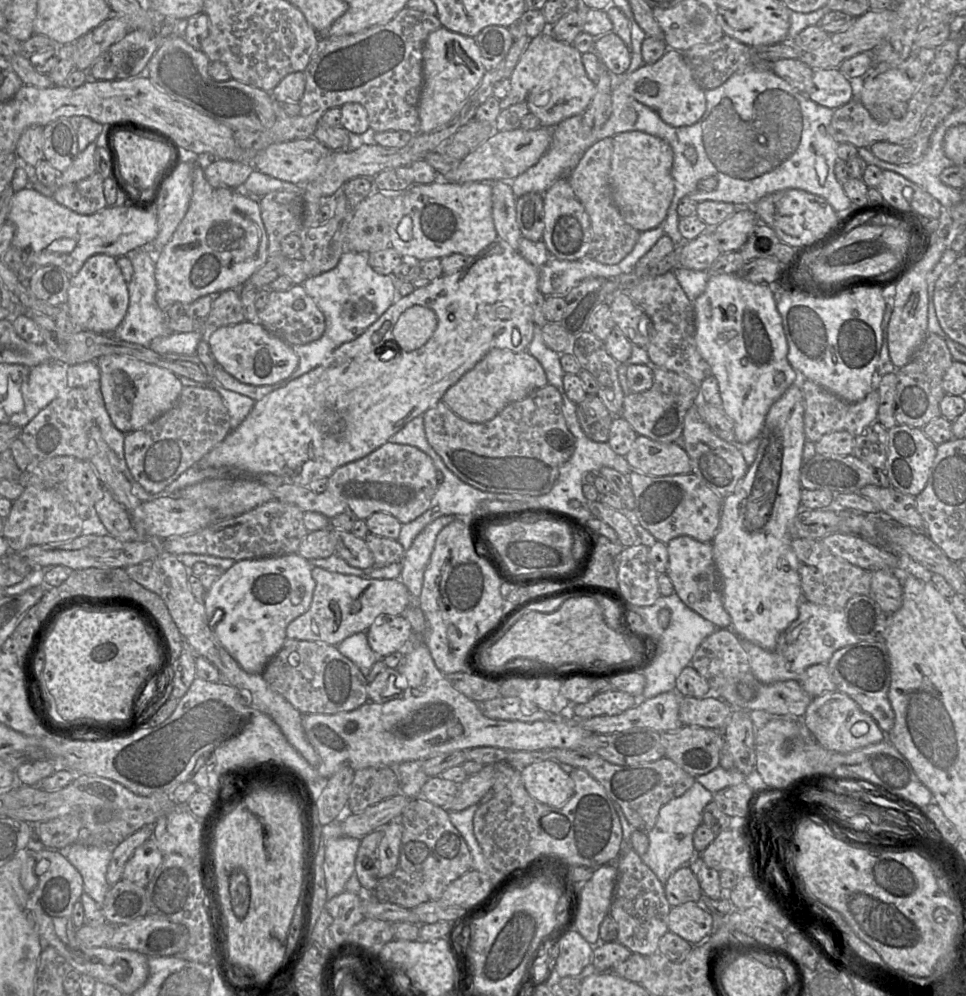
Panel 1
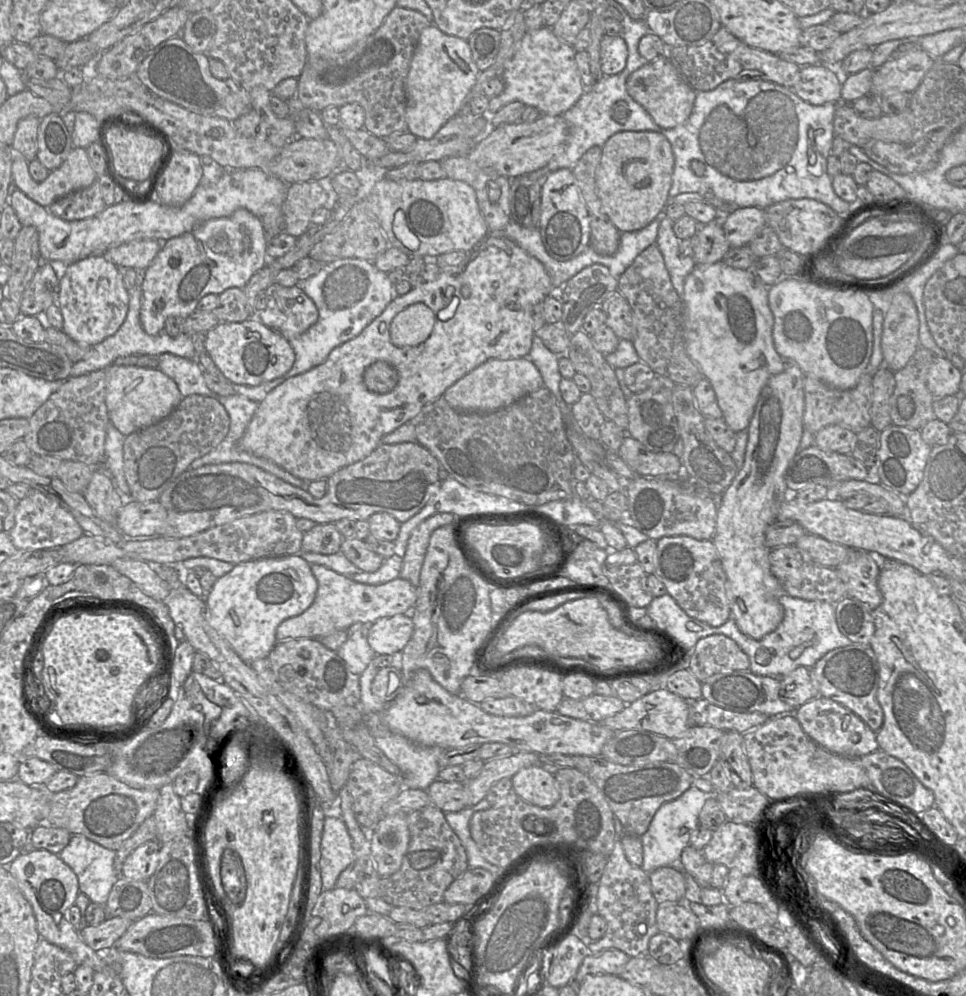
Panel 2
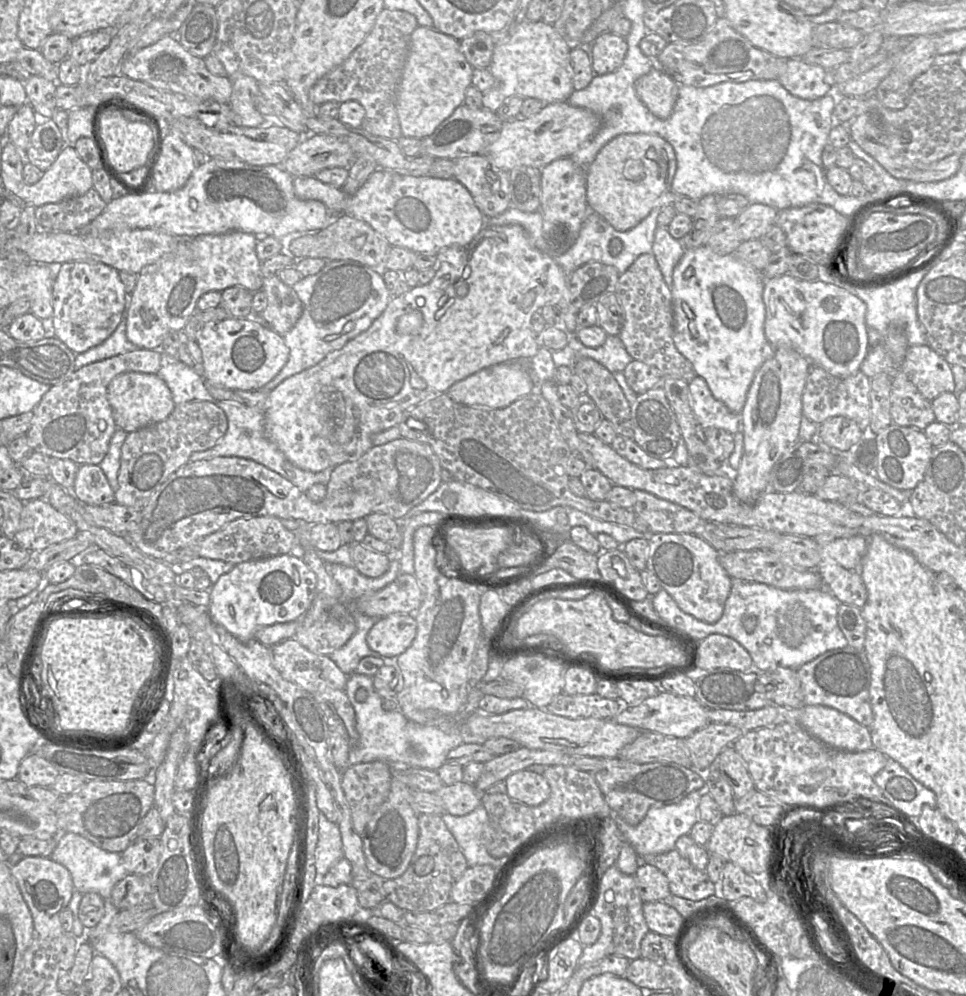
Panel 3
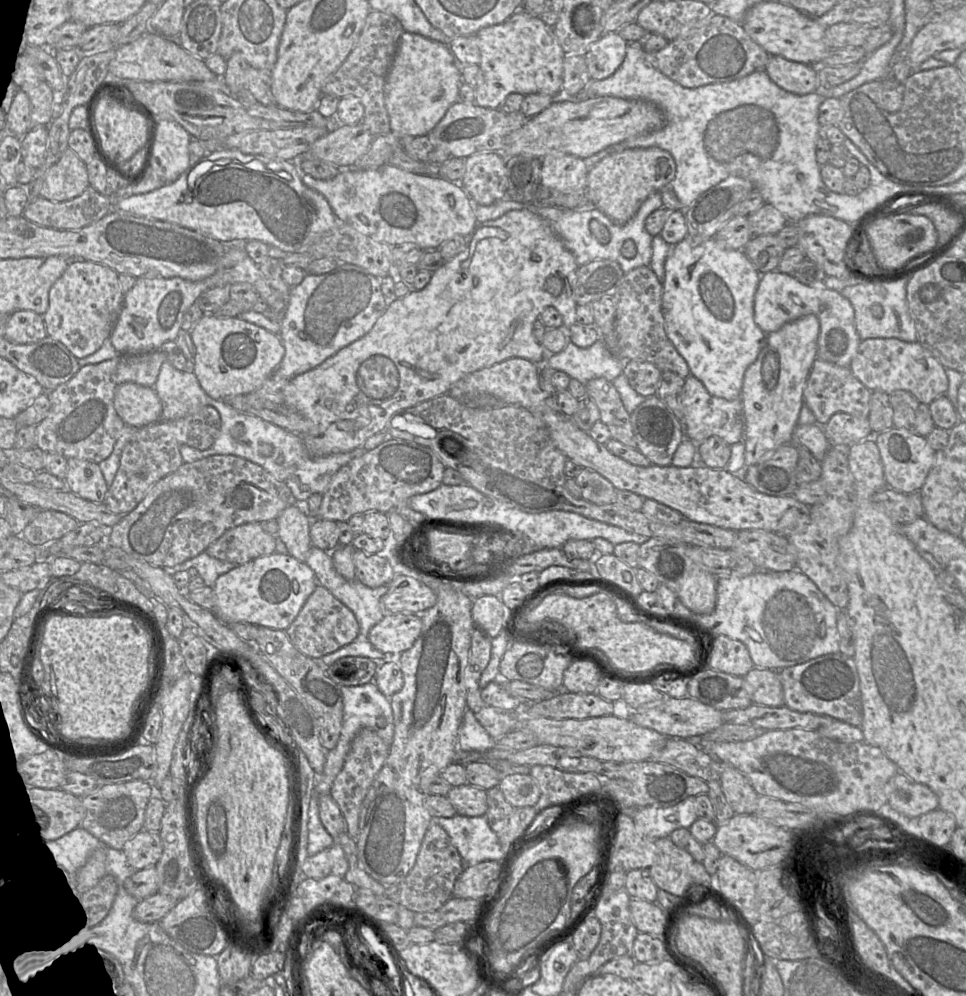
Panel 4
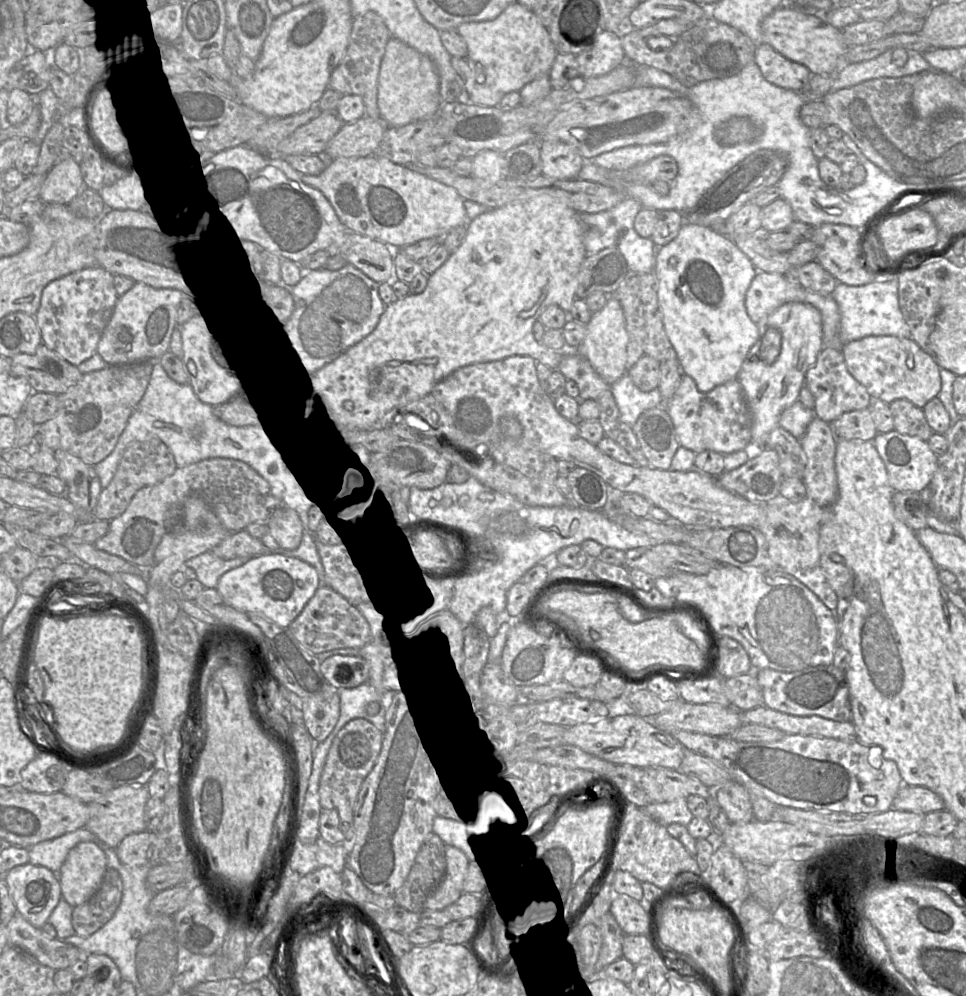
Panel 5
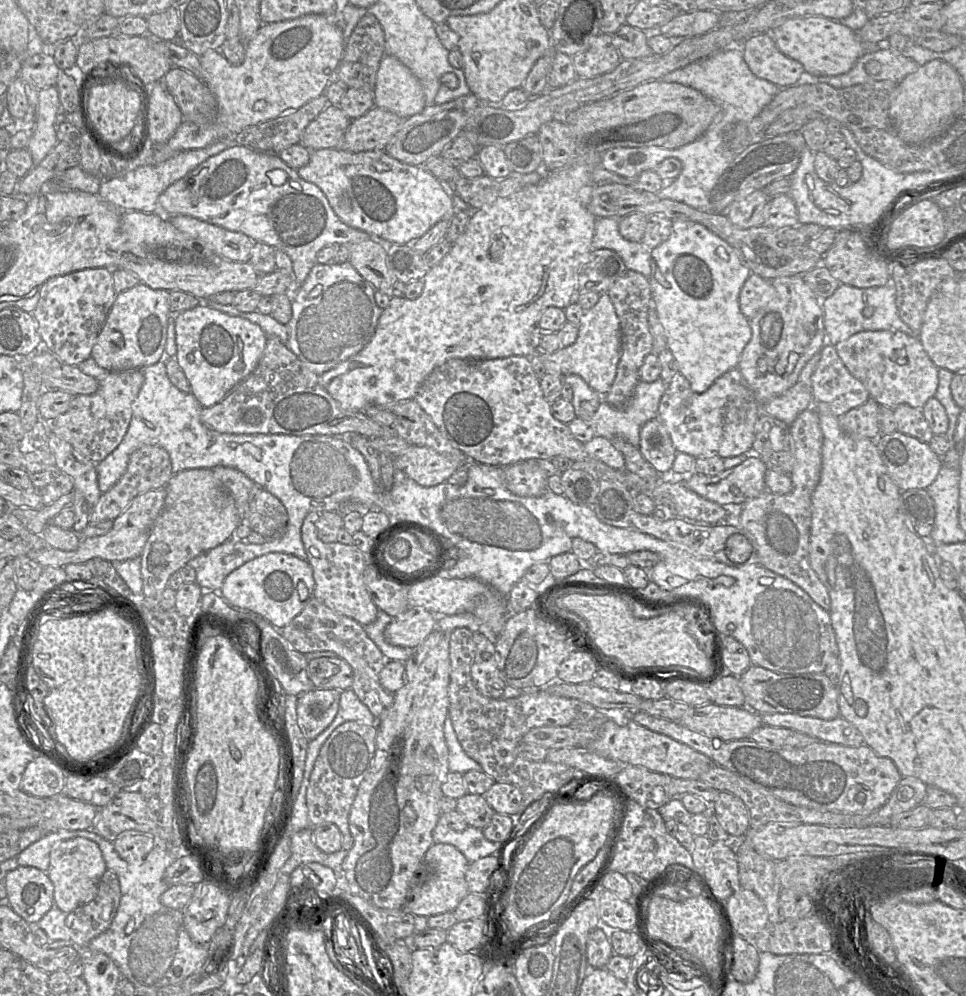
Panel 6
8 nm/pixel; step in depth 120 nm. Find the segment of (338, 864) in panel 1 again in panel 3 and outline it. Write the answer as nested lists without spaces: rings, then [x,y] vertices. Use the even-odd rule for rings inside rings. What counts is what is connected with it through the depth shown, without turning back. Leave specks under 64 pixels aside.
[[[324,814],[319,815],[319,833],[315,850],[316,885],[341,858],[343,847],[339,825],[330,822]]]

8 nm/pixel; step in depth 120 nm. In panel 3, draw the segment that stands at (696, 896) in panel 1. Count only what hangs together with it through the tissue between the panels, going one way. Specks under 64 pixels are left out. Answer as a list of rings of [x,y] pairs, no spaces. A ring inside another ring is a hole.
[[[640,863],[634,877],[643,902],[664,901],[672,895],[667,877],[655,866]]]

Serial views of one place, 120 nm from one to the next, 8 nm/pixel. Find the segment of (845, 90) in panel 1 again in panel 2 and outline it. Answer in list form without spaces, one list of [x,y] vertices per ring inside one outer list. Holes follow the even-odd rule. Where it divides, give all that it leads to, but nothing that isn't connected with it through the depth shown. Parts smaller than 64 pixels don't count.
[[[823,64],[800,67],[797,82],[790,88],[805,102],[812,105],[838,103],[841,88],[837,75]]]

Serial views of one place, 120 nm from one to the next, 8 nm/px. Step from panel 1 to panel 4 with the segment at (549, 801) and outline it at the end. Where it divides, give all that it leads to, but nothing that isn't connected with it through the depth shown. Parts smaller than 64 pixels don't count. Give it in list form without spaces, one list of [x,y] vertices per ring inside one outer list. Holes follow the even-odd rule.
[[[503,774],[498,787],[514,808],[535,805],[541,794],[537,781],[530,774]]]

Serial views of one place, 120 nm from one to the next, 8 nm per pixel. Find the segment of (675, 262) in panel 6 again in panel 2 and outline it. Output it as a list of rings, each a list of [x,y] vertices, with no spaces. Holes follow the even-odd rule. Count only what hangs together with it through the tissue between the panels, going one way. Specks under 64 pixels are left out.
[[[723,261],[712,264],[696,264],[693,271],[685,279],[682,301],[684,304],[684,346],[688,356],[699,367],[703,376],[710,381],[717,398],[717,403],[723,413],[723,419],[728,427],[734,433],[747,430],[761,390],[770,377],[781,373],[785,368],[785,360],[776,352],[773,343],[772,329],[774,317],[769,308],[768,287],[757,279],[752,270],[732,268]]]

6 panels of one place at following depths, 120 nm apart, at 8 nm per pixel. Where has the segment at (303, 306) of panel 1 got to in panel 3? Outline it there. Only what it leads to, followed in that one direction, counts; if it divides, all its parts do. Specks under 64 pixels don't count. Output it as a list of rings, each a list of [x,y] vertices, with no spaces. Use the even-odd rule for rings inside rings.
[[[278,275],[263,278],[261,290],[266,294],[267,306],[260,316],[267,326],[284,336],[300,318],[302,302],[294,289],[284,284]]]

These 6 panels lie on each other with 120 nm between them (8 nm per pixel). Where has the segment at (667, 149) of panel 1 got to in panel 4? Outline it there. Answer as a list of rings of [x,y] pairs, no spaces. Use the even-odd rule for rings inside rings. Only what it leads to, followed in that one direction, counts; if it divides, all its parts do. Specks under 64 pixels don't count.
[[[658,147],[626,149],[603,158],[589,169],[586,195],[591,207],[602,211],[613,222],[624,225],[651,193],[670,186],[675,174],[676,164],[668,151]]]

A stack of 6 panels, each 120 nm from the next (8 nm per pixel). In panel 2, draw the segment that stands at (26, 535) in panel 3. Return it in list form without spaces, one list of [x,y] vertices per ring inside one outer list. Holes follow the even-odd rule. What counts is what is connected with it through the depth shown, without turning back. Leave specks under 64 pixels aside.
[[[32,490],[27,497],[18,502],[15,525],[8,534],[18,551],[33,551],[58,549],[79,539],[84,532],[75,518],[55,499]]]

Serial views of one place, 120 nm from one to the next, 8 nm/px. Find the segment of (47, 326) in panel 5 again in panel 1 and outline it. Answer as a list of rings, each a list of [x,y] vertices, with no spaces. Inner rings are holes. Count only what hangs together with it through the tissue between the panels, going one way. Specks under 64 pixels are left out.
[[[108,254],[90,256],[77,274],[70,277],[66,311],[77,329],[97,334],[113,333],[124,319],[129,305],[128,283],[117,264],[117,258]]]

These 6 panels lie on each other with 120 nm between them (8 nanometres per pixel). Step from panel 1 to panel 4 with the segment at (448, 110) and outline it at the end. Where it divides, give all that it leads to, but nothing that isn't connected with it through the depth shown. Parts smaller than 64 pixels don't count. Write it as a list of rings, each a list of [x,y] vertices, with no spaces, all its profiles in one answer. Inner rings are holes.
[[[404,32],[384,85],[385,107],[390,119],[391,132],[399,137],[428,135],[444,117],[449,107],[458,101],[462,82],[461,65],[449,47],[421,35]]]

